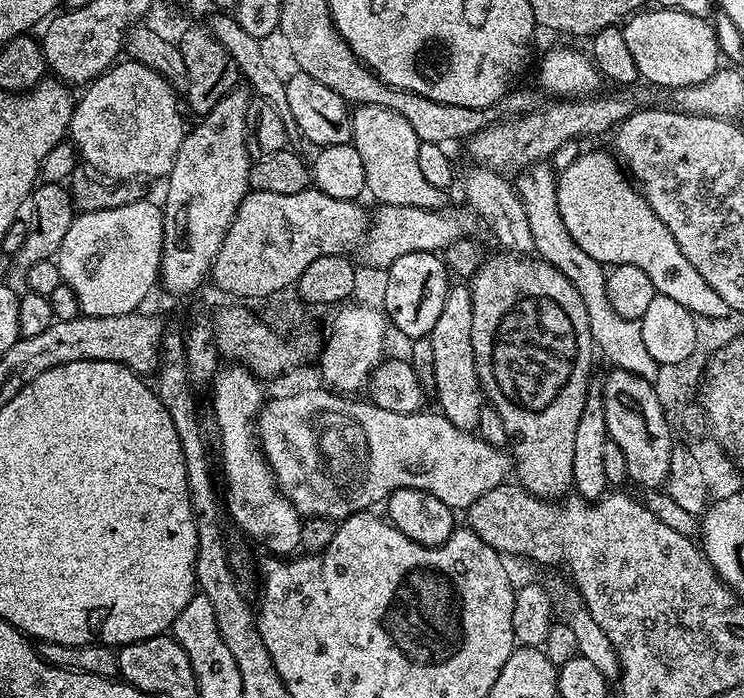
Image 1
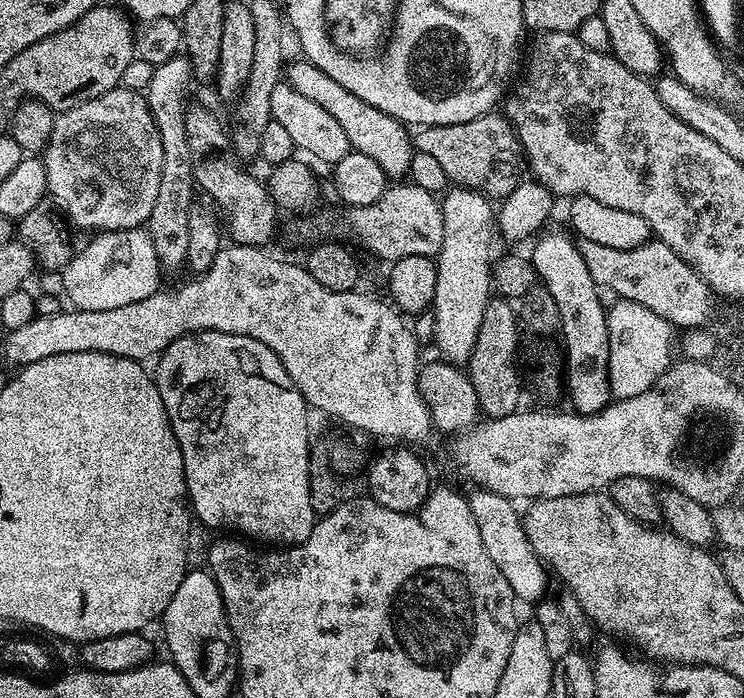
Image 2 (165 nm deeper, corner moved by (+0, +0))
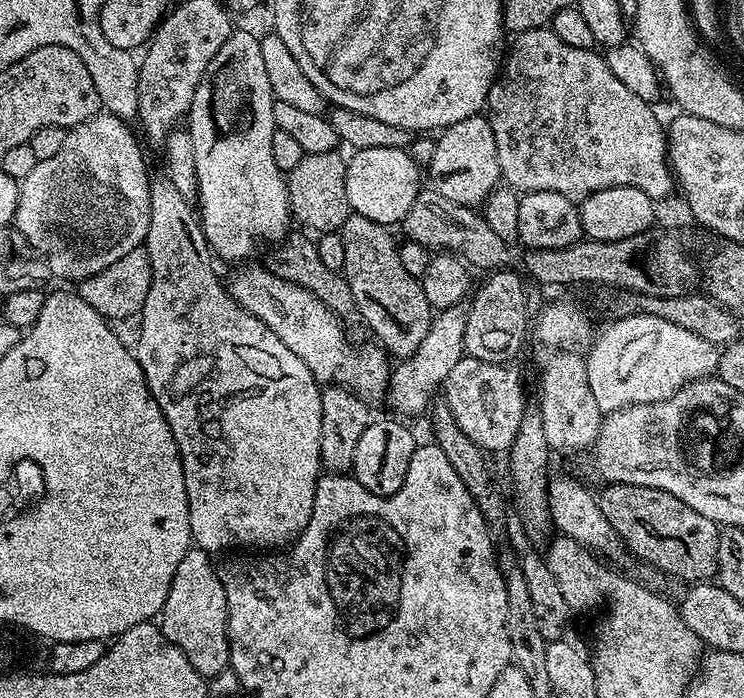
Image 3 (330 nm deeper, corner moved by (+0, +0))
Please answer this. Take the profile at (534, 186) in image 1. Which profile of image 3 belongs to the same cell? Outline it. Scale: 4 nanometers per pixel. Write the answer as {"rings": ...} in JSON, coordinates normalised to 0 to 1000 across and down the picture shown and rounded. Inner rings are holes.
{"rings":[[[848,453],[823,458],[819,466],[788,504],[793,559],[808,592],[831,590],[849,579],[890,576],[927,547],[953,543],[968,526],[964,494],[895,461],[895,456]]]}

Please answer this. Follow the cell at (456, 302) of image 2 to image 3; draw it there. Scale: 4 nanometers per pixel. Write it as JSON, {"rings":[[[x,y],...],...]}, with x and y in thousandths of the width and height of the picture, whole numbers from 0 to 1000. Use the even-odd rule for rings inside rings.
{"rings":[[[641,163],[632,169],[621,169],[621,175],[610,175],[595,185],[585,196],[583,226],[573,238],[573,258],[579,274],[594,278],[594,284],[605,284],[605,289],[620,292],[636,301],[644,299],[651,285],[673,262],[672,239],[669,238],[669,209],[664,209],[664,186],[659,181],[655,165]]]}

